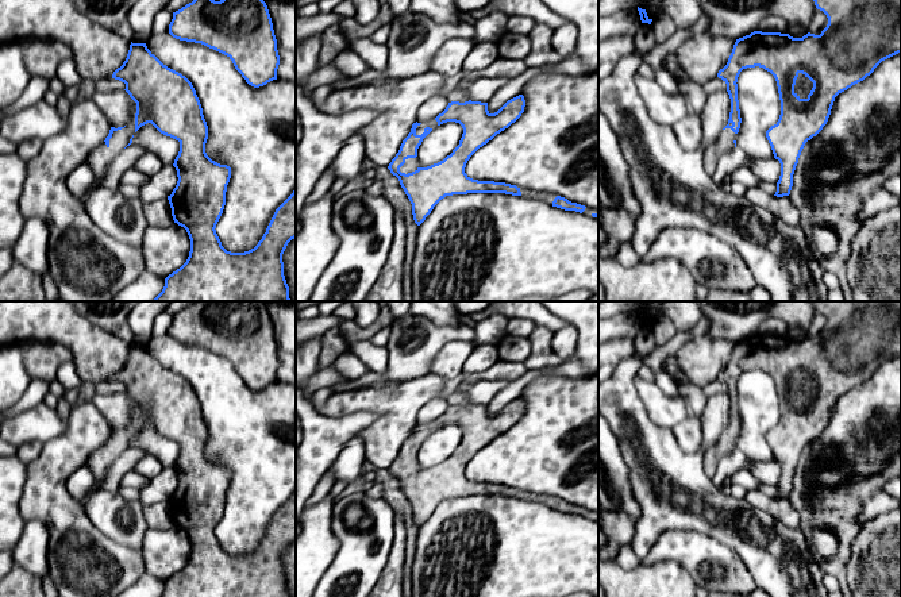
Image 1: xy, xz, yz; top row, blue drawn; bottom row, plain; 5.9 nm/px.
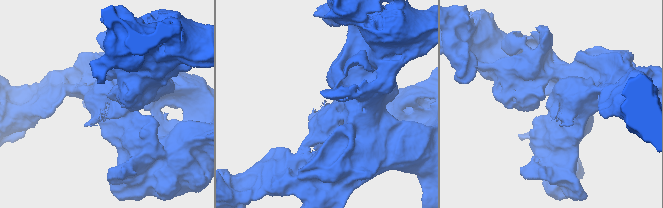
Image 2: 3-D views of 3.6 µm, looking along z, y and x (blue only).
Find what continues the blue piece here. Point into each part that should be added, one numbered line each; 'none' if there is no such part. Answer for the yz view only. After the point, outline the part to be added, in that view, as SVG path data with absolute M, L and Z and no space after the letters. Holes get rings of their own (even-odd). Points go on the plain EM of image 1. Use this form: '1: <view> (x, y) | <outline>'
1: yz (724, 445) | M725 431L721 434L717 443L711 447L706 452L704 452L704 461L706 465L706 471L711 477L713 477L717 463L723 455L735 450L736 436L731 431Z

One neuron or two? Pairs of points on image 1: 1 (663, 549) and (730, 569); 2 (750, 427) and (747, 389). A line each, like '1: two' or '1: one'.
1: one
2: one

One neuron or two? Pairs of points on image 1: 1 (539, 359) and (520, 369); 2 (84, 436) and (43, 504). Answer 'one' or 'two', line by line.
1: two
2: one

